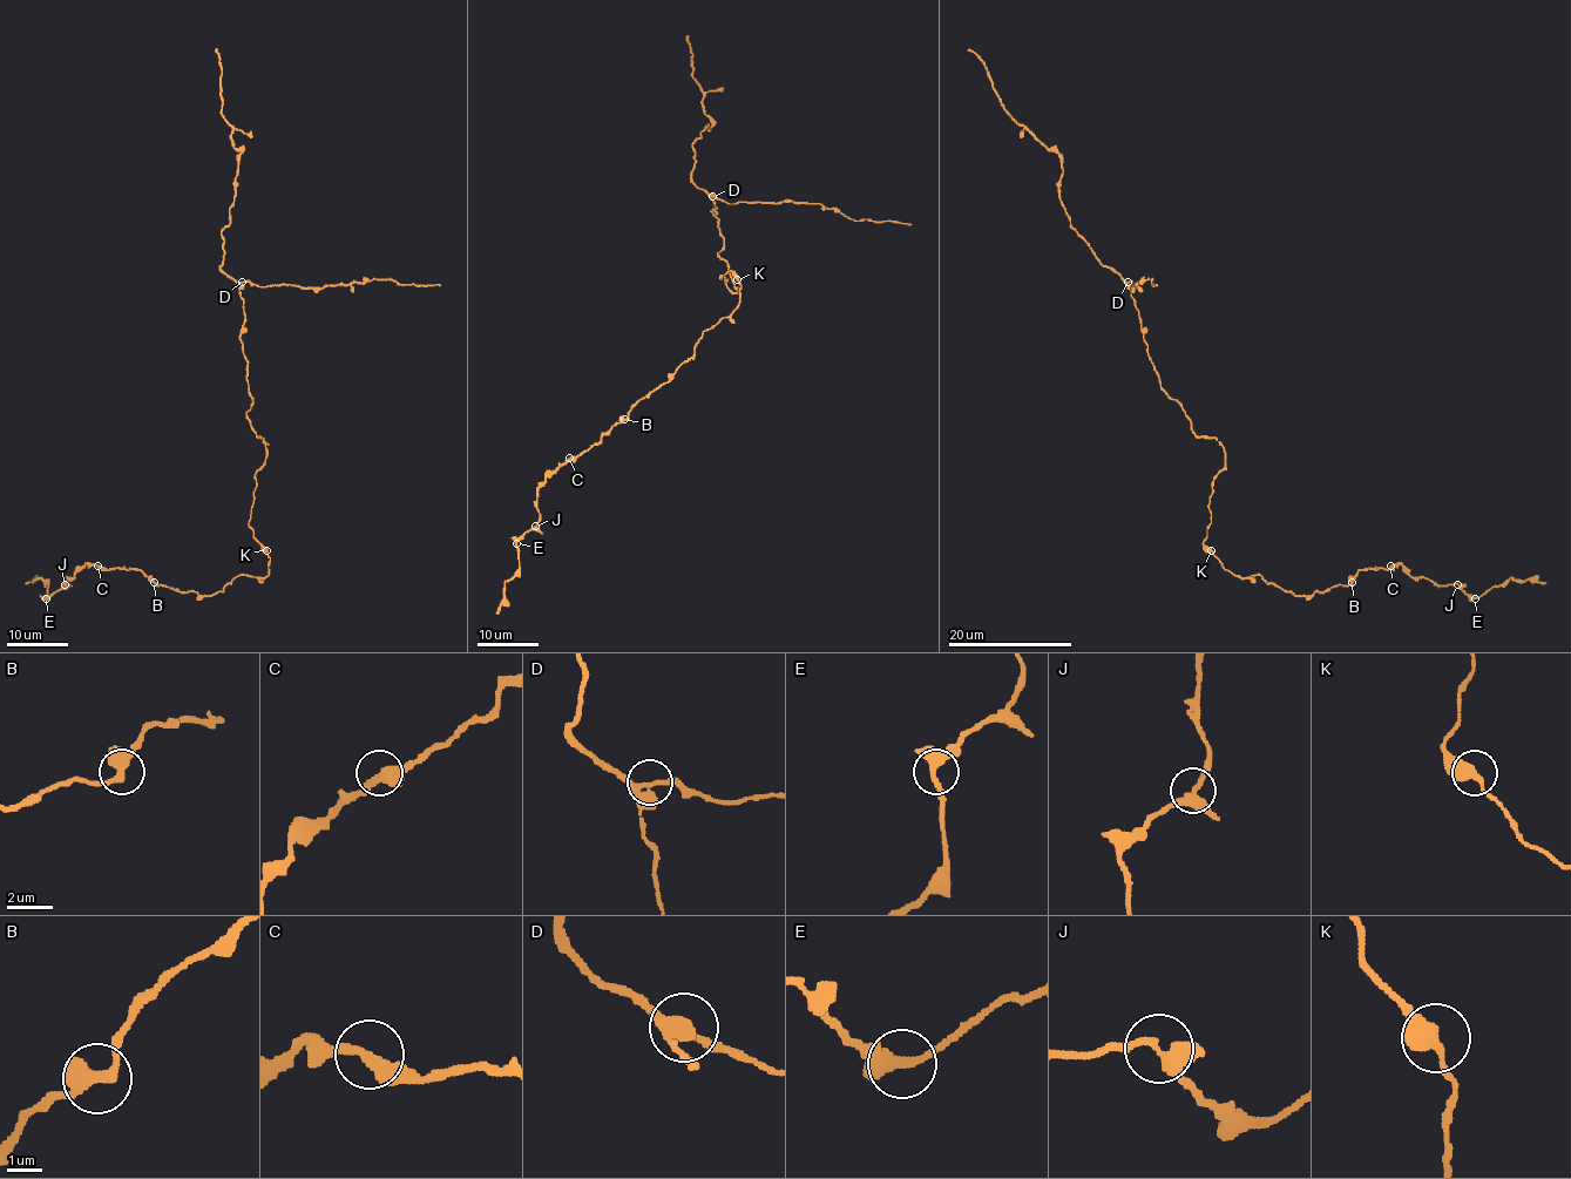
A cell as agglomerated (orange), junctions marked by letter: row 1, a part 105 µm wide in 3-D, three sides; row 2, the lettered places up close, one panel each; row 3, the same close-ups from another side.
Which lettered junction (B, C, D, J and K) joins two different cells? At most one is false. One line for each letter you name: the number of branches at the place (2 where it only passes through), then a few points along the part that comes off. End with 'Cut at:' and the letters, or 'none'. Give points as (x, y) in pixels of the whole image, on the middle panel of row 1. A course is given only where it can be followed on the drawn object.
Cut at: none

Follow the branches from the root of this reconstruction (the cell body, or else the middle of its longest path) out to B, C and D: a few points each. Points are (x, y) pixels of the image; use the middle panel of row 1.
B: (726, 280), (719, 277), (729, 271), (739, 280), (739, 305), (706, 329), (695, 353), (624, 419)
C: (726, 280), (719, 277), (729, 271), (739, 280), (739, 305), (704, 331), (695, 353), (667, 383), (569, 458)
D: (726, 280), (726, 286), (737, 293), (729, 265), (717, 255), (724, 238), (711, 211), (716, 208), (712, 196)

